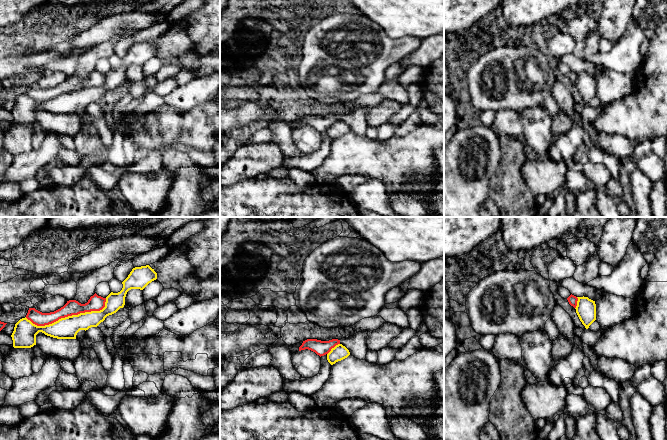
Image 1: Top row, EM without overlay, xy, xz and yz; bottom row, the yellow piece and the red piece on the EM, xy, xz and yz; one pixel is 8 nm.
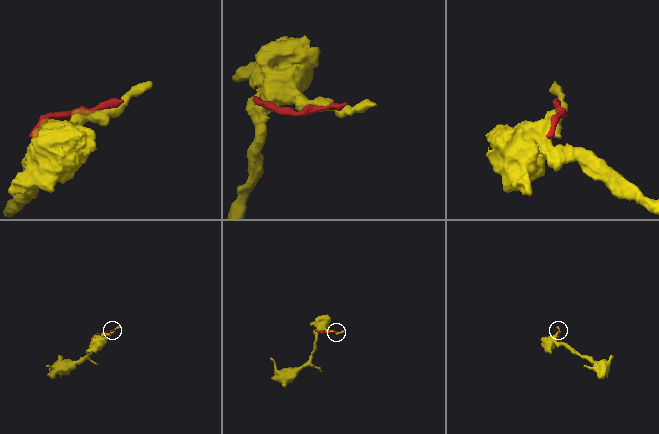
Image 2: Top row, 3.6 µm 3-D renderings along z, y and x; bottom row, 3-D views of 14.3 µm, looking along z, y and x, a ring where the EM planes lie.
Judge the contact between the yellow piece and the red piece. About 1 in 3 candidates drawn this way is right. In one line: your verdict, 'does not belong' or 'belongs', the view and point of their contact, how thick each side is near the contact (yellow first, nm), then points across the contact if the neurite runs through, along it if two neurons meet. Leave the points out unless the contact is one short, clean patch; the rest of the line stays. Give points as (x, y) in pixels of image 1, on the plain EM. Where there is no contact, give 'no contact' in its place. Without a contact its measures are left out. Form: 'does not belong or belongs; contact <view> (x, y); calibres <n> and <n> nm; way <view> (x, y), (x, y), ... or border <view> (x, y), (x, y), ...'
does not belong; contact xy (68, 92); calibres 180 and 130 nm

